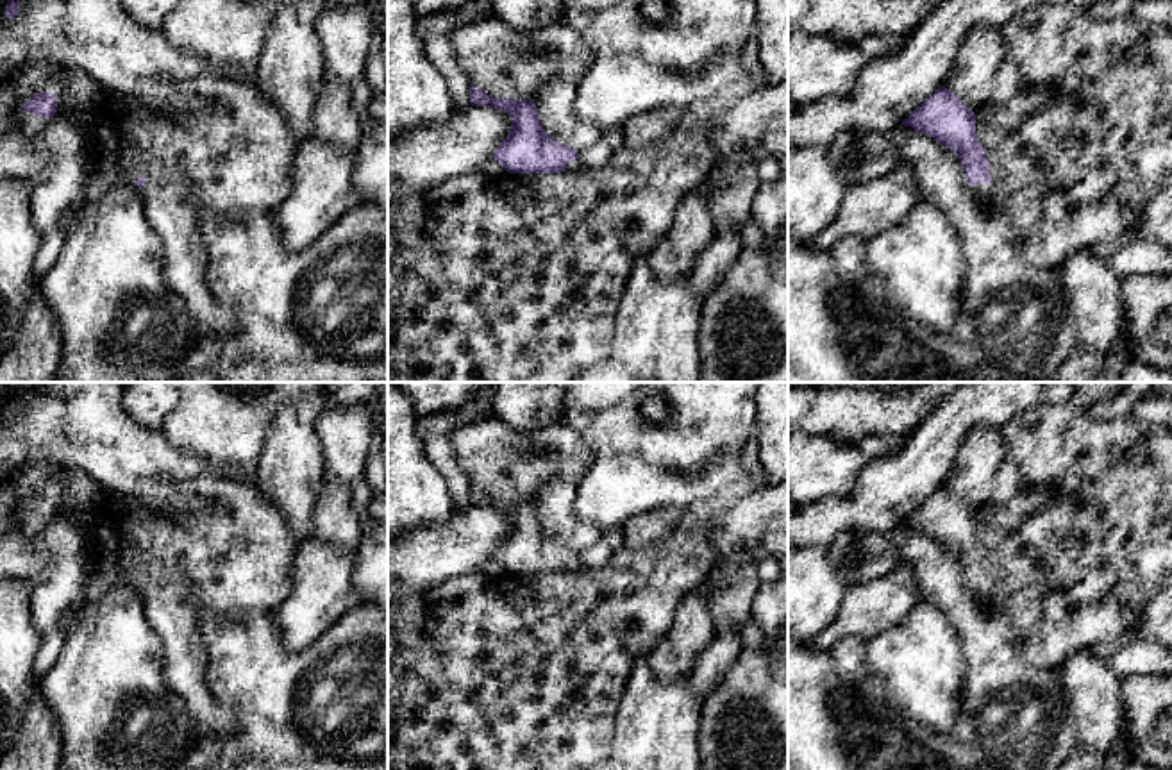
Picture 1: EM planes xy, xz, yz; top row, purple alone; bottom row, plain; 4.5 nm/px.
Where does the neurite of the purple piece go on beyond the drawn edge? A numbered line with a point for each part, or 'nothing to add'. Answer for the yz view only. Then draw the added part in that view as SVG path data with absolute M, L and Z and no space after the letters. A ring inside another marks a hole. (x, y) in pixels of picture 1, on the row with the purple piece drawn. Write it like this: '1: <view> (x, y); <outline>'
1: yz (983, 192); M979 182L979 184L972 186L972 189L983 205L993 207L993 182L992 184Z

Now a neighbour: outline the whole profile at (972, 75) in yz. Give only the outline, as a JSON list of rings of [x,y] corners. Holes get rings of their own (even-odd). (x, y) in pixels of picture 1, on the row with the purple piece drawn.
[[[977,25],[965,36],[943,86],[975,111],[992,96],[1002,59],[1002,32]]]

